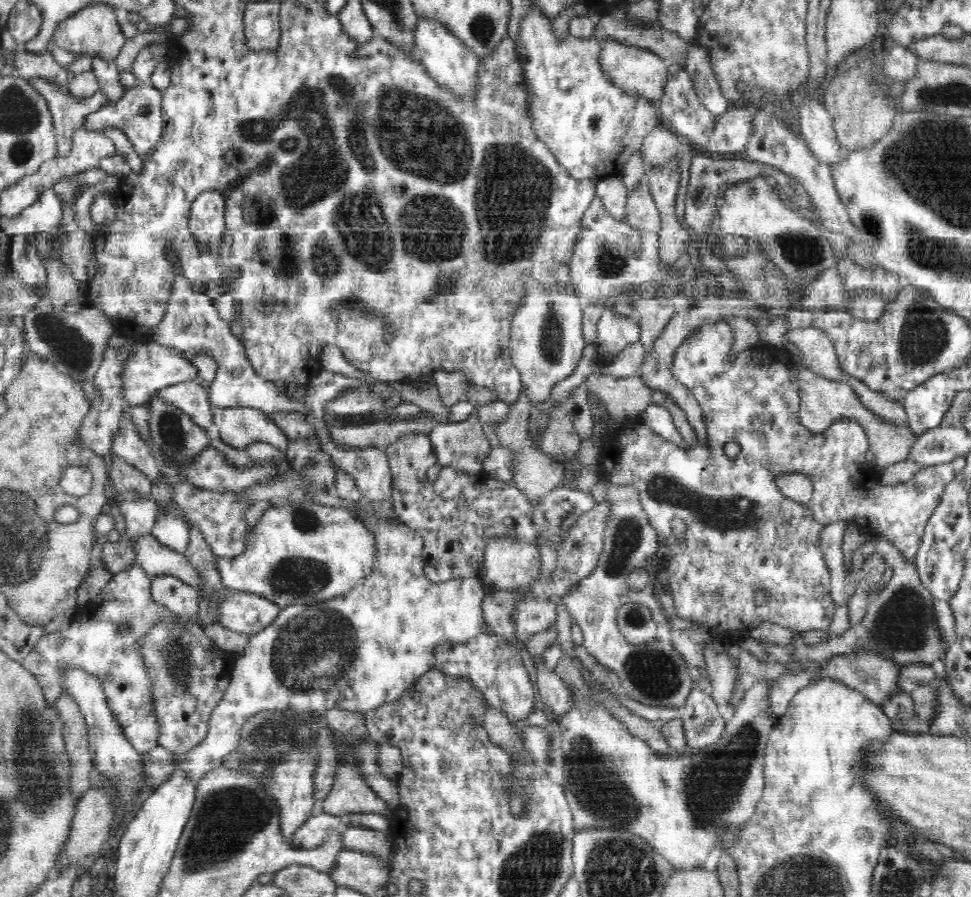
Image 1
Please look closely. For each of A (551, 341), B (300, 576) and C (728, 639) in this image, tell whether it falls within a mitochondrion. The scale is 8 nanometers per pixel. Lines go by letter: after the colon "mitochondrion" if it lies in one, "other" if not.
A: mitochondrion
B: mitochondrion
C: other

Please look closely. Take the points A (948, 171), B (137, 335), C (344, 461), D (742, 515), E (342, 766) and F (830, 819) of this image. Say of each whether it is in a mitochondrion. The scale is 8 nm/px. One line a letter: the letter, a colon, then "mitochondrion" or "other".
A: mitochondrion
B: other
C: other
D: mitochondrion
E: other
F: other

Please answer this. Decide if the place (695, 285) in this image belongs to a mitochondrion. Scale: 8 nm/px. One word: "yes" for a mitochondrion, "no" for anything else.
no

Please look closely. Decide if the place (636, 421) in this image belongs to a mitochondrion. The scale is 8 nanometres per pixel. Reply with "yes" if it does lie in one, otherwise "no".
no

